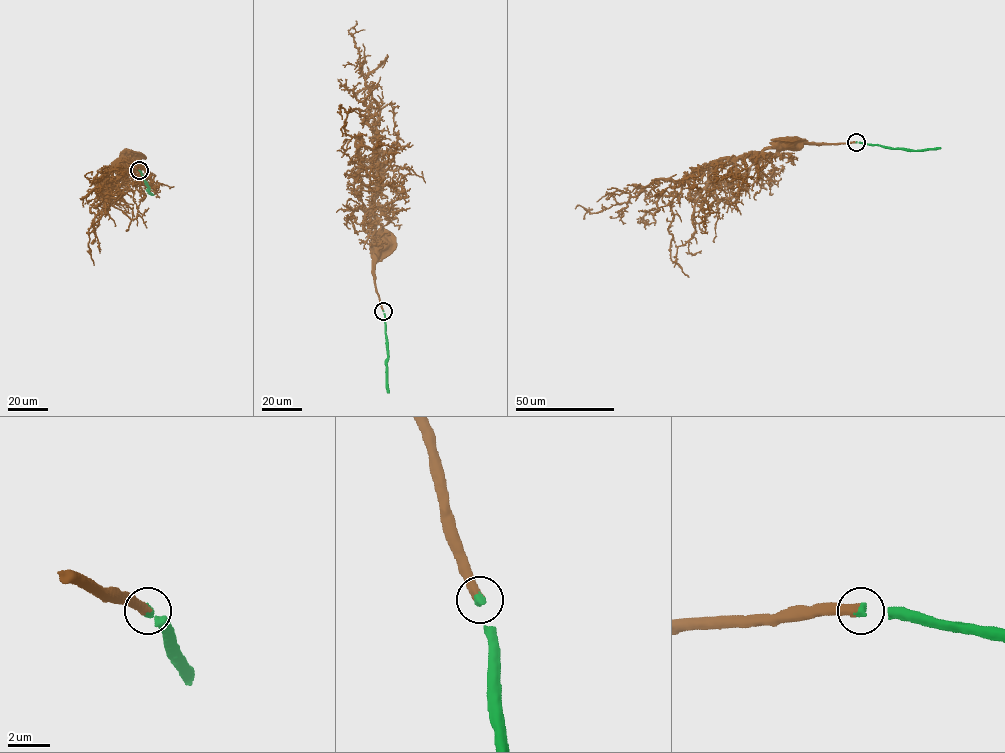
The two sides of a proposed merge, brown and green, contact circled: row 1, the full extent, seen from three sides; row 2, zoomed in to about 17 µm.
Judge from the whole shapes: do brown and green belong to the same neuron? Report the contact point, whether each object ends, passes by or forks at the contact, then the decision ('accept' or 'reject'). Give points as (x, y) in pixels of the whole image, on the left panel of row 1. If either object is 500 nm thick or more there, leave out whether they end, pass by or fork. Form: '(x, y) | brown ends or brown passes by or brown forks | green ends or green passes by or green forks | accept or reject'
(139, 170) | brown ends | green ends | accept

